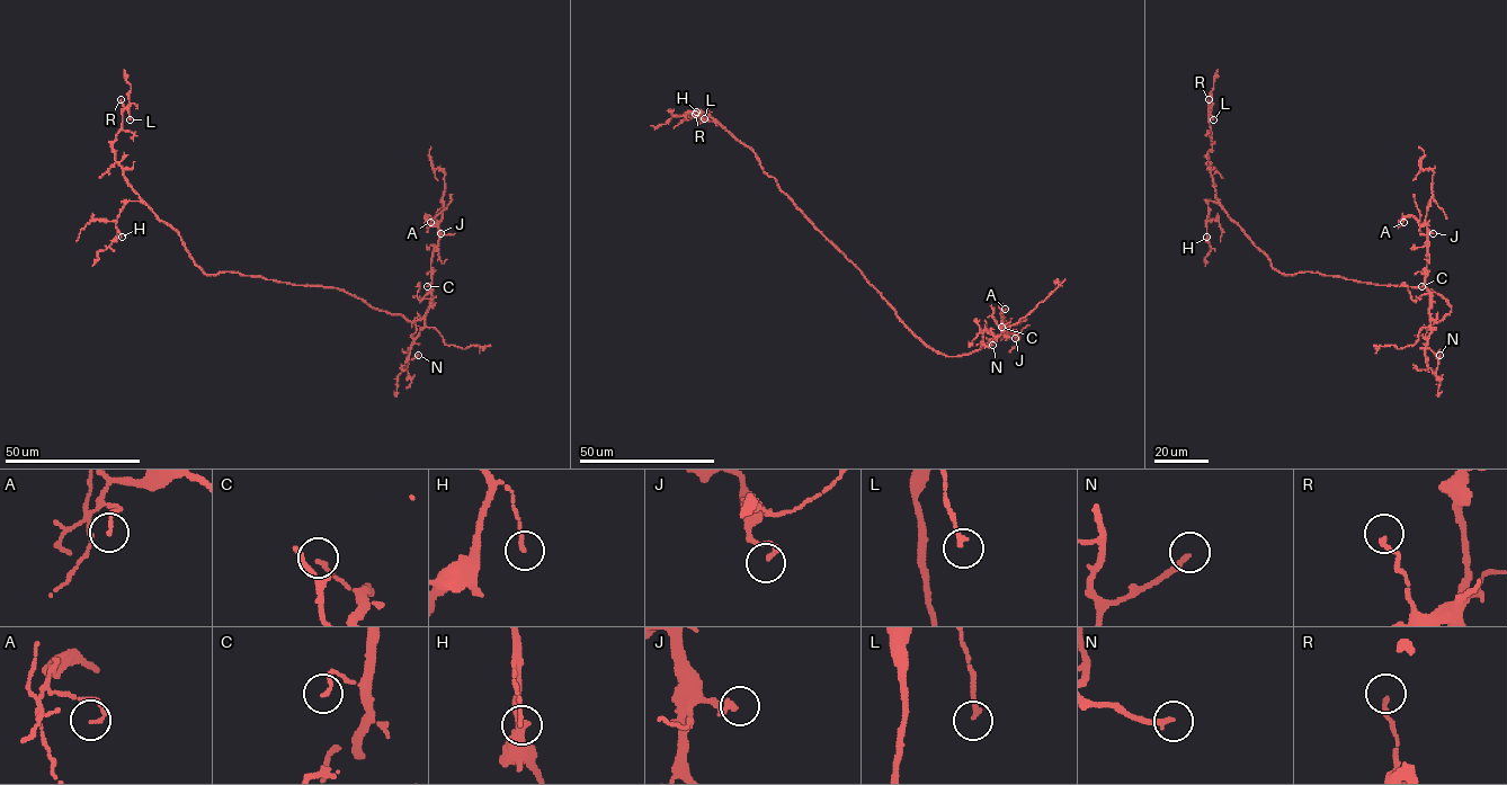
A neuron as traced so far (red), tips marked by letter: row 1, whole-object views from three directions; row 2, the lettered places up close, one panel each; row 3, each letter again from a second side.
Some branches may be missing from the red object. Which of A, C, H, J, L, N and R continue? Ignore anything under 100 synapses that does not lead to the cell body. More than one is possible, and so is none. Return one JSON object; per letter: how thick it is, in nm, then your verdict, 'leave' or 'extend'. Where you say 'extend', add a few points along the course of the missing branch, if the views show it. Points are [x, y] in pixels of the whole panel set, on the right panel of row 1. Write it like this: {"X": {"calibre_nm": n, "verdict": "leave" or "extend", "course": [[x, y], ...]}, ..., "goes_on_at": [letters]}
{"A": {"calibre_nm": 120, "verdict": "leave"}, "C": {"calibre_nm": 130, "verdict": "leave"}, "H": {"calibre_nm": 100, "verdict": "leave"}, "J": {"calibre_nm": 180, "verdict": "leave"}, "L": {"calibre_nm": 150, "verdict": "leave"}, "N": {"calibre_nm": 200, "verdict": "leave"}, "R": {"calibre_nm": 160, "verdict": "leave"}, "goes_on_at": []}

